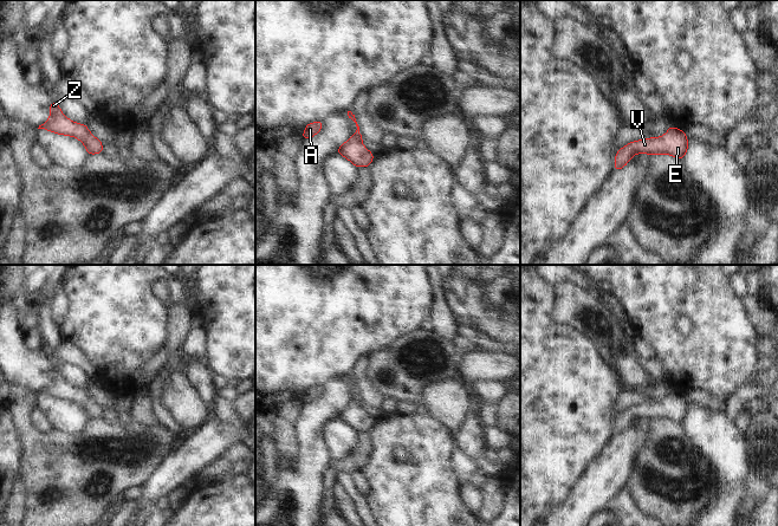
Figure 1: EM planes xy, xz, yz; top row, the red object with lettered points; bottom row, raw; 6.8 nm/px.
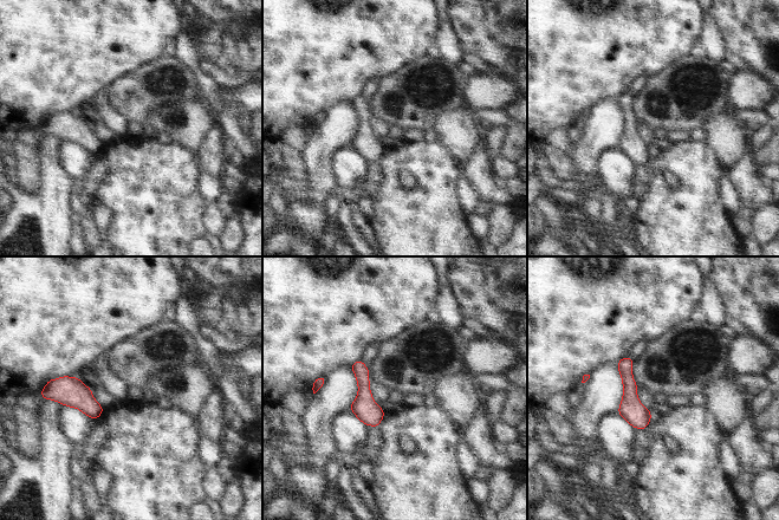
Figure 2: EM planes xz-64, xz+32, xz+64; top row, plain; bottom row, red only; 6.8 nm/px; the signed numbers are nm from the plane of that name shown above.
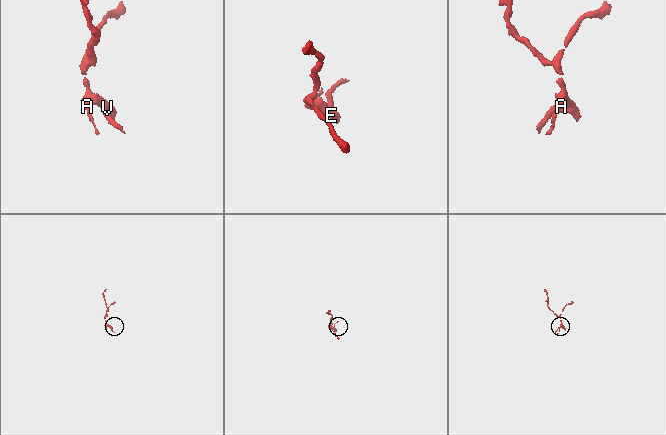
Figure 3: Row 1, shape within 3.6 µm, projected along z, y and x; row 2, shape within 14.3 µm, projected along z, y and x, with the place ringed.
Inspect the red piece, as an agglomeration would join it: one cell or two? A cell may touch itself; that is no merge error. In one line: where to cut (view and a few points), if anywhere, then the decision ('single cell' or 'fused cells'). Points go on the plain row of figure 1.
no cut; single cell

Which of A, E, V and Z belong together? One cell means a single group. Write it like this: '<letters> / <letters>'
A E V Z

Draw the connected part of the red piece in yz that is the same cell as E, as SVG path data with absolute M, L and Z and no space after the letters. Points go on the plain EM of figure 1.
M670 389L669 395L662 402L634 405L617 415L614 436L625 431L635 418L672 420L682 424L687 415L688 404L686 402L686 397Z

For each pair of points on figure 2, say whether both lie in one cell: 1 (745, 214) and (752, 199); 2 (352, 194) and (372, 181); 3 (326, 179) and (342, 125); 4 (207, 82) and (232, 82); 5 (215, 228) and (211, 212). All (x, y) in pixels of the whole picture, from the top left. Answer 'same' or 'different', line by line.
1: different
2: same
3: same
4: different
5: same

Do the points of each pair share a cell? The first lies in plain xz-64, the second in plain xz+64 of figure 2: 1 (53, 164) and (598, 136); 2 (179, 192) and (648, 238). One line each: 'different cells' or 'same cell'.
1: same cell
2: same cell

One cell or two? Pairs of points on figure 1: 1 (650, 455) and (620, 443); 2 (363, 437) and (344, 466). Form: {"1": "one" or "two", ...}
{"1": "two", "2": "one"}

